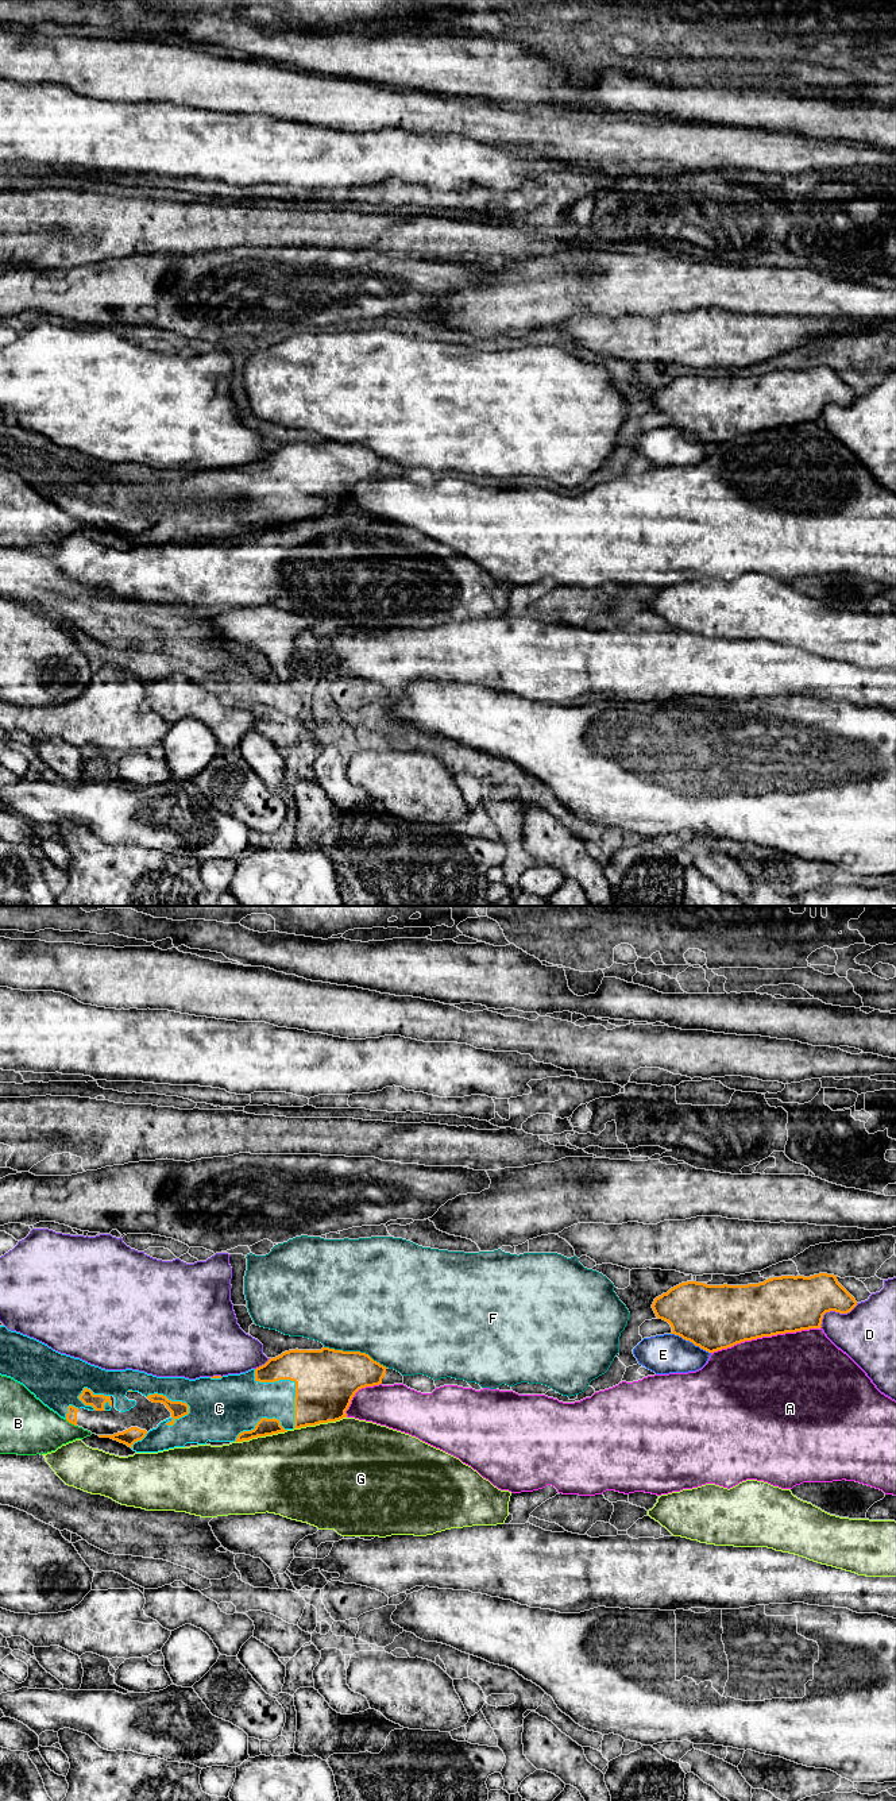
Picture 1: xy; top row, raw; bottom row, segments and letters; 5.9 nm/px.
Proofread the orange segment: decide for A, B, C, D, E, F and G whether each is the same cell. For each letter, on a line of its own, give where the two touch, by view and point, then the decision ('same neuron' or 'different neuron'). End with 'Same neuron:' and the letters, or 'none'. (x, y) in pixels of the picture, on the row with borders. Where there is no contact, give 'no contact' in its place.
A: contact xy (765, 1335); different neuron
B: contact xy (70, 1422); different neuron
C: contact xy (293, 1380); same neuron
D: contact xy (834, 1310); different neuron
E: contact xy (691, 1341); different neuron
F: contact xy (355, 1352); different neuron
G: contact xy (319, 1423); different neuron
Same neuron: C

